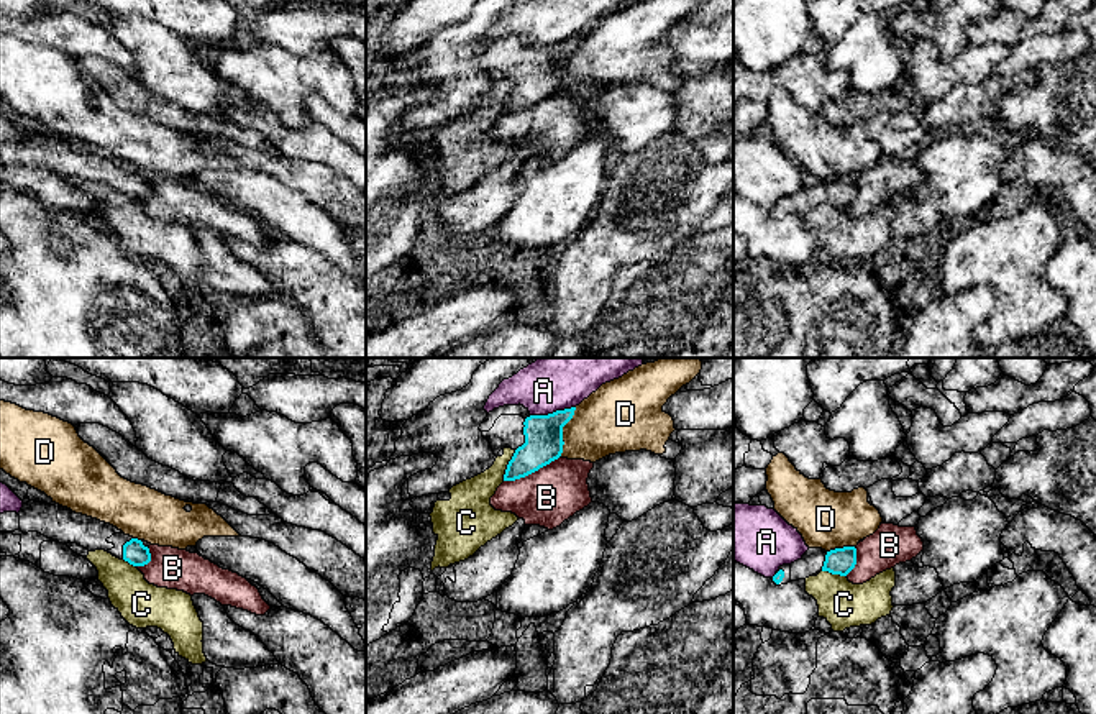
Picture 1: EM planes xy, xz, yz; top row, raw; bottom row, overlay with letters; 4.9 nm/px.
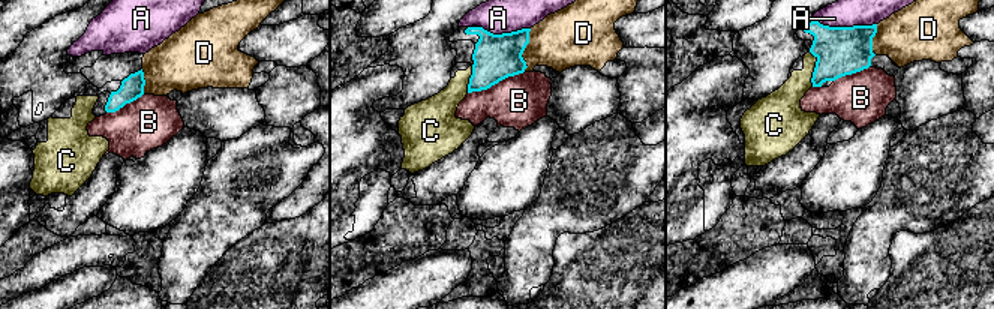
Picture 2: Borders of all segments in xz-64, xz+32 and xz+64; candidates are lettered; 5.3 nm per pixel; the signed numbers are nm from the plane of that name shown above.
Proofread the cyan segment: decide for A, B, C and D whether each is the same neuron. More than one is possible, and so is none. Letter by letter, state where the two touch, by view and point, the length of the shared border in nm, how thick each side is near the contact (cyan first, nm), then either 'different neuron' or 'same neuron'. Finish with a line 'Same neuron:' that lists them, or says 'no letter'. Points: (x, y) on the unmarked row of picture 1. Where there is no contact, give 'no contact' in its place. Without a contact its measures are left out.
A: xz (553, 45) | 220 nm | 190/220 nm | different neuron
B: xz (530, 105) | 300 nm | 190/280 nm | different neuron
C: xz (507, 97) | 170 nm | 190/190 nm | different neuron
D: xz (561, 64) | 260 nm | 190/320 nm | different neuron
Same neuron: no letter

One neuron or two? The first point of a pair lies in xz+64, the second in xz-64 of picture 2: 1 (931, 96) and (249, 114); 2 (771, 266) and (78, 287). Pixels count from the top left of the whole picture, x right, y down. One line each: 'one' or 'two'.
1: one
2: one

